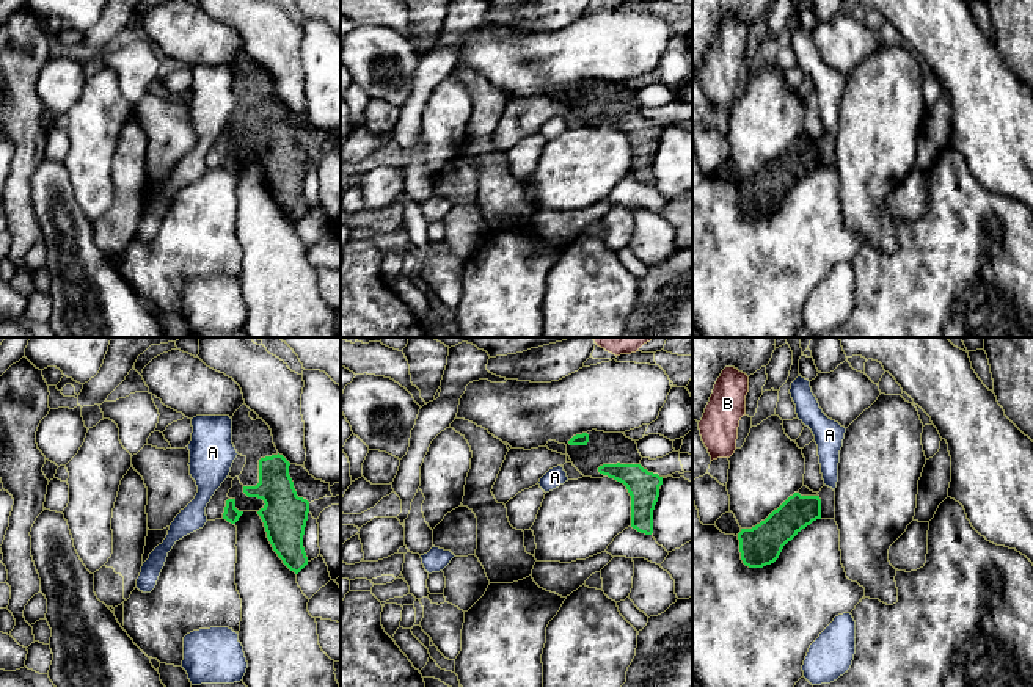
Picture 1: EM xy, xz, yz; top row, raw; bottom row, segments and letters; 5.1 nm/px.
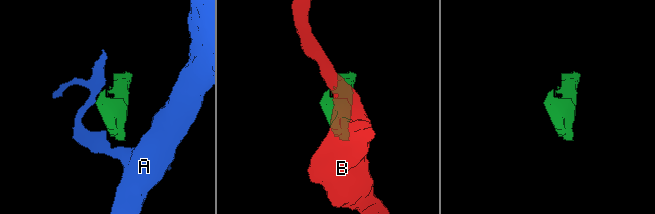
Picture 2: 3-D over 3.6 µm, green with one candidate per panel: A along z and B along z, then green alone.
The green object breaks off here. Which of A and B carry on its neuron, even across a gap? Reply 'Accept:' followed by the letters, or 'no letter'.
Accept: no letter

